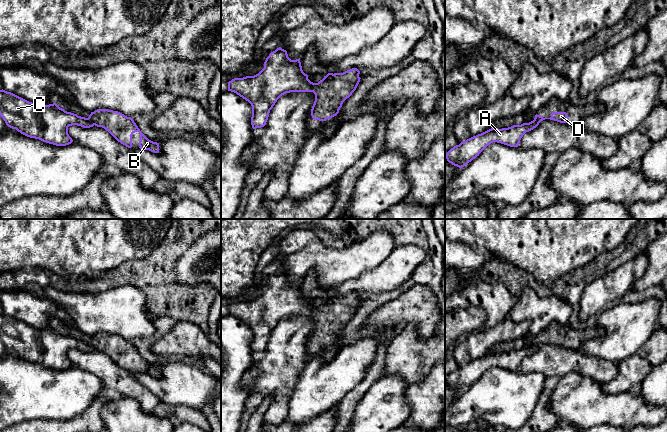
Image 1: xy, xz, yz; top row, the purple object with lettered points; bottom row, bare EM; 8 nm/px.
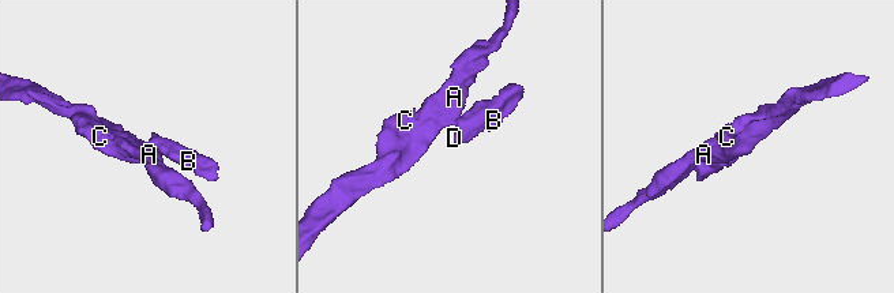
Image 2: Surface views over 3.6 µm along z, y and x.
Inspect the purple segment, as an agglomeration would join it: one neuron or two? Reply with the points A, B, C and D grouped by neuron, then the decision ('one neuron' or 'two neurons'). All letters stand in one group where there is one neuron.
A C / B D | two neurons

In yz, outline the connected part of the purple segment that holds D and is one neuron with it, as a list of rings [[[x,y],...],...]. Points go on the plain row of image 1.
[[[552,336],[550,342],[543,342],[542,340],[536,338],[534,342],[534,344],[538,346],[541,346],[545,343],[554,344],[560,347],[567,347],[569,345],[569,342],[566,336]]]

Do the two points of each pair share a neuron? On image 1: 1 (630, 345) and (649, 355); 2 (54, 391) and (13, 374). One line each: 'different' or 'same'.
1: different
2: same

